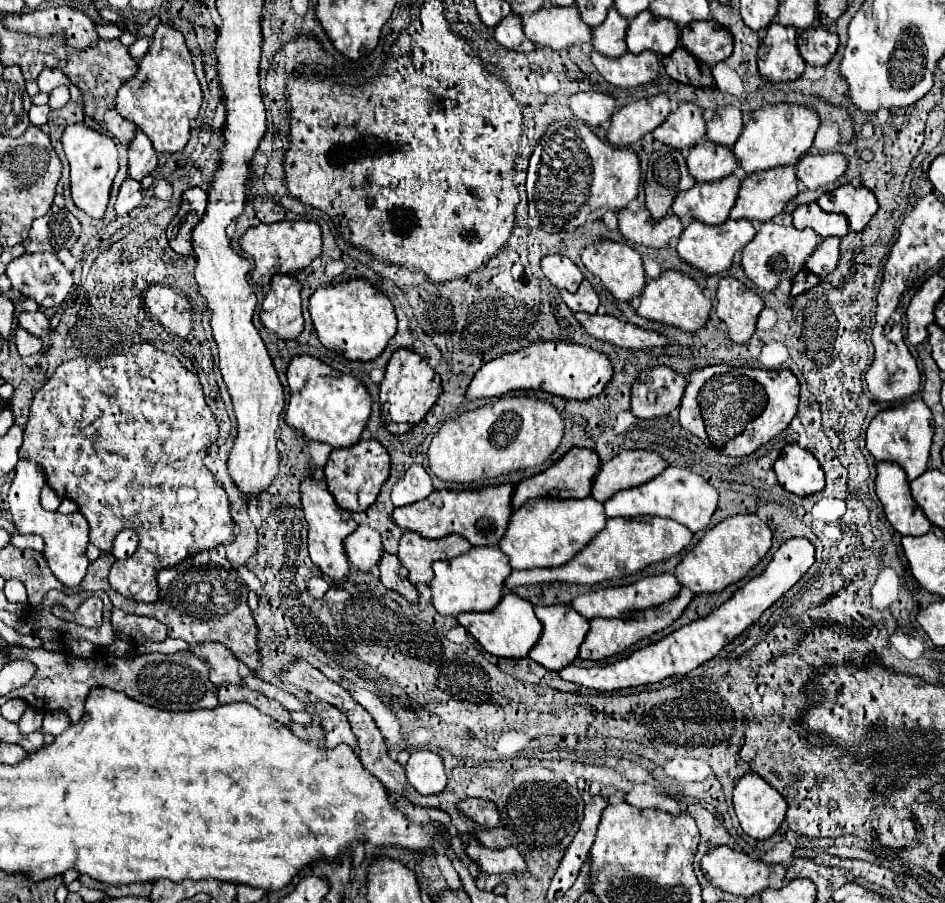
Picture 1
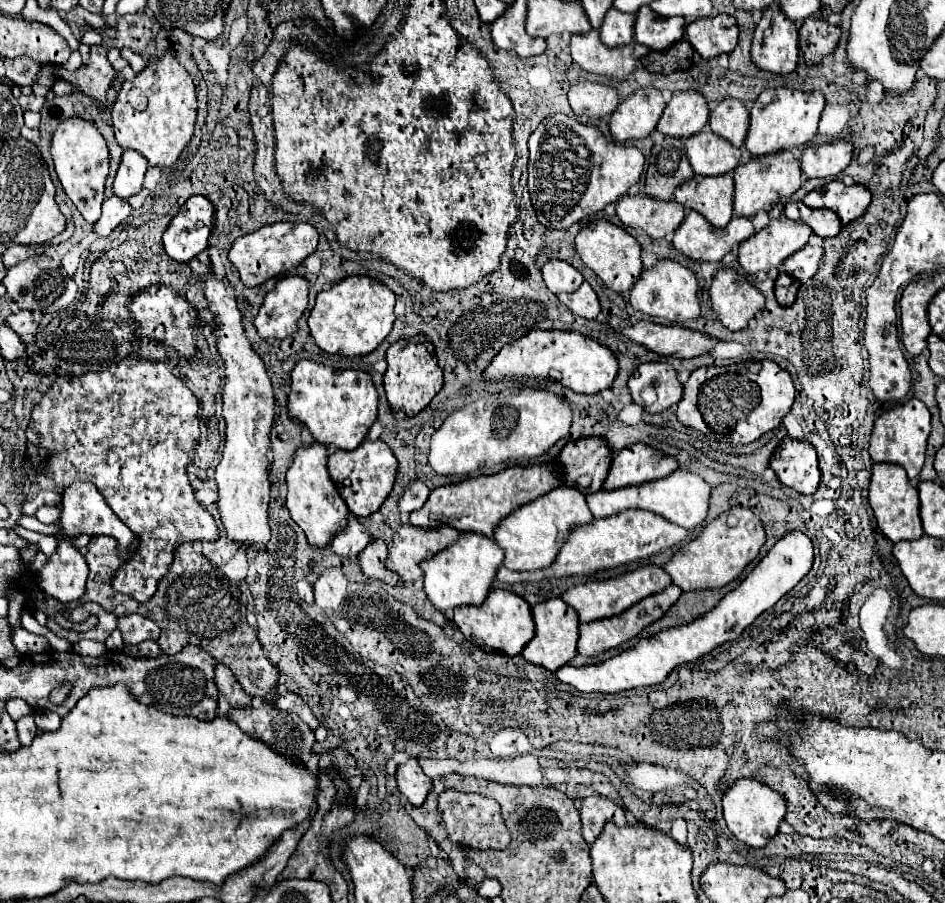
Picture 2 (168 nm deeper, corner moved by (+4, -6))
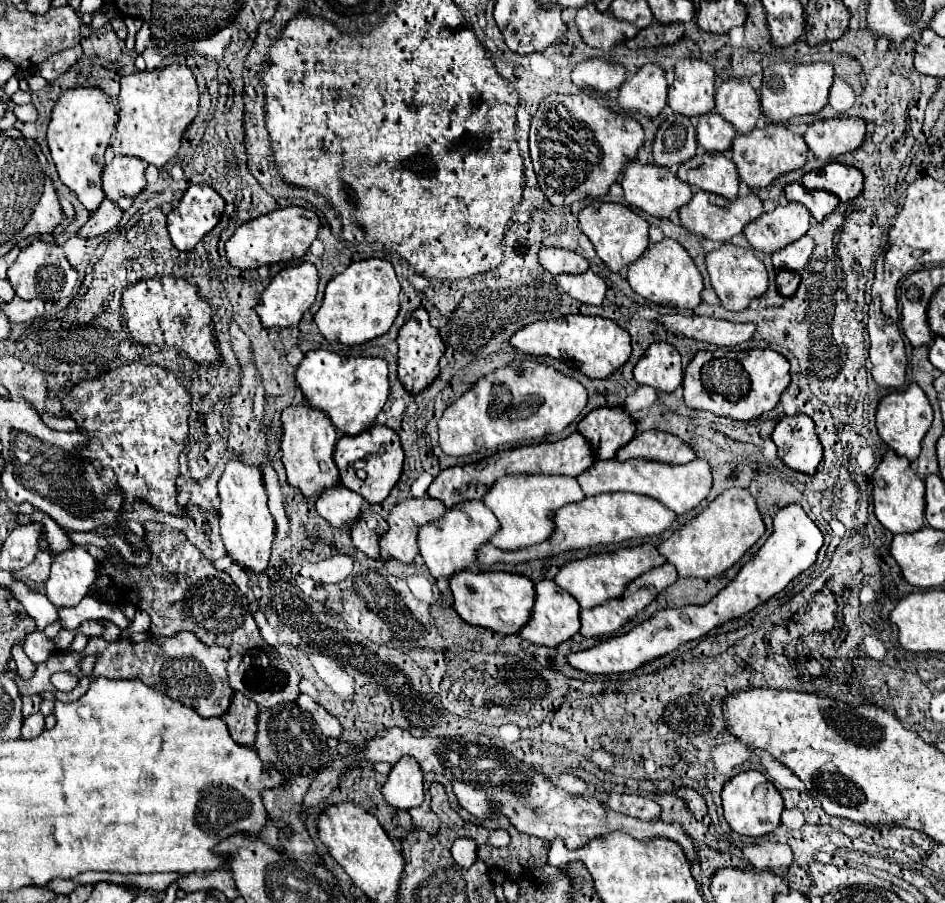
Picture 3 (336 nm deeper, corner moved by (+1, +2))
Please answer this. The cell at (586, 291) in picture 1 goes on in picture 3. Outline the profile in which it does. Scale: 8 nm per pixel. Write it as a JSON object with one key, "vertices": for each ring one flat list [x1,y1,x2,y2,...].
{"vertices":[[592,269,580,275,556,275,556,283,570,297,590,305,600,305,606,293,606,283]]}

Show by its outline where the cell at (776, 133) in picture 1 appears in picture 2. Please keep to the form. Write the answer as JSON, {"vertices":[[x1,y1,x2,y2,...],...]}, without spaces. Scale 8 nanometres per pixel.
{"vertices":[[765,89,751,107,751,125,745,137,745,149,749,157,765,157,771,153,803,147,811,143,817,133,817,123,823,111,825,99,819,91,803,93,793,89]]}

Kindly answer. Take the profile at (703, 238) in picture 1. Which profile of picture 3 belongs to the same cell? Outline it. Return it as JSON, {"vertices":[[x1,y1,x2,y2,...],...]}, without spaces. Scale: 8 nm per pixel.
{"vertices":[[696,191,694,197,688,201,688,205,684,205,680,209,680,221,688,231,698,233,698,235,718,241,718,243,728,243,734,235,738,235,744,229,746,223,758,219,760,215,762,215,762,201,754,193,750,193,746,197,738,195,736,201,724,201,724,197,716,197,714,193]]}

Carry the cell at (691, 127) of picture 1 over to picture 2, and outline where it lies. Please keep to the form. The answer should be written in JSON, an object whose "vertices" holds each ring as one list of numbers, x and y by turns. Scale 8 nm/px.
{"vertices":[[695,91,675,93,669,105,665,107,657,131,669,137,687,139,691,135,701,133,709,119,707,101]]}

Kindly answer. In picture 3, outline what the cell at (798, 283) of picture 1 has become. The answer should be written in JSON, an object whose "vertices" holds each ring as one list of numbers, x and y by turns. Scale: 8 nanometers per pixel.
{"vertices":[[786,269,776,271,776,287,780,295,784,297,794,295,794,291,798,289,798,283,800,283,800,275,796,271,786,271]]}

